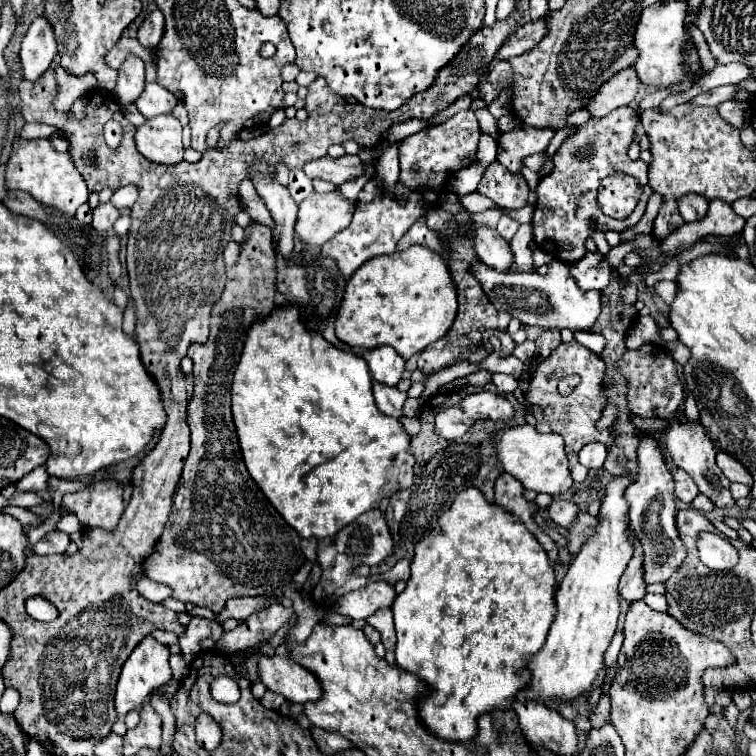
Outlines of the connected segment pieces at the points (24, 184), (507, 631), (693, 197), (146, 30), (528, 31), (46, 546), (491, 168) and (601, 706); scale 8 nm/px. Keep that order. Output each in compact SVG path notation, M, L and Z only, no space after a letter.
M15 138L13 154L7 164L7 188L19 188L23 192L29 192L37 202L53 206L71 216L83 202L89 200L89 190L85 186L85 180L73 166L71 156L67 152L55 152L51 142L45 138L29 142Z
M475 488L457 494L451 508L439 516L437 528L415 544L407 588L397 594L391 606L397 632L395 662L427 684L417 712L429 734L449 742L465 742L477 734L481 714L495 708L511 710L517 694L529 682L527 664L543 648L557 614L553 594L555 570L547 552L523 522L515 520L505 508L487 504Z
M685 194L679 200L679 212L681 212L685 222L703 220L707 214L707 206L709 206L709 202L699 194Z
M153 10L149 14L149 18L145 18L137 30L137 40L141 42L141 46L149 46L149 48L155 48L163 36L163 28L165 28L165 22L163 22L163 14L161 10Z
M531 20L523 26L519 26L517 32L511 34L509 40L505 40L505 46L501 46L495 60L509 60L517 54L527 52L529 48L533 48L545 36L545 32L547 32L547 28L545 28L543 20Z
M53 530L45 538L41 538L35 546L33 552L39 556L49 556L49 554L63 554L69 546L69 536L65 532Z
M491 162L483 172L483 180L479 182L477 192L491 198L499 208L517 210L527 204L529 186L523 174L509 174L505 166L501 166L499 162Z
M603 692L601 698L599 698L599 704L597 704L597 708L595 708L595 712L589 716L591 726L593 726L593 728L599 728L599 726L607 724L607 722L609 722L609 712L611 712L611 706L609 706L609 694Z

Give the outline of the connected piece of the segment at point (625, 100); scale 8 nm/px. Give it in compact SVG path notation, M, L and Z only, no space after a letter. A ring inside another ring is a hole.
M625 68L617 72L609 82L605 82L605 86L601 86L597 94L593 94L593 98L587 102L585 108L593 118L601 118L619 106L633 104L637 88L639 88L639 78L635 70Z

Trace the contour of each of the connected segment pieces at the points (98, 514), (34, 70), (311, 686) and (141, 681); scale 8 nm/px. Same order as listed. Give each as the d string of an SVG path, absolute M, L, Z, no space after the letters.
M99 480L99 482L91 482L89 488L85 490L77 490L77 492L67 492L63 496L63 506L67 504L69 510L81 520L81 524L87 526L99 526L105 530L113 530L123 514L123 486L115 480Z
M39 16L31 22L29 32L21 42L19 58L21 58L23 78L29 82L37 82L51 66L55 54L57 54L57 44L55 44L53 28L45 20L45 16Z
M261 654L257 660L257 676L259 682L263 682L271 692L285 696L289 702L305 704L321 698L317 678L289 658L281 658L277 654Z
M145 636L137 648L127 658L115 692L115 710L119 716L125 716L131 710L139 710L143 702L151 696L153 690L165 686L171 680L171 668L169 668L169 648L159 644L153 636Z

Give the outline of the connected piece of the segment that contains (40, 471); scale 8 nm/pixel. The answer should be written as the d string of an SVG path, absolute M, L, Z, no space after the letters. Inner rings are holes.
M39 466L39 468L31 470L25 478L21 478L15 486L17 486L17 488L21 488L21 490L47 492L47 490L49 490L49 474L47 474L45 466Z

